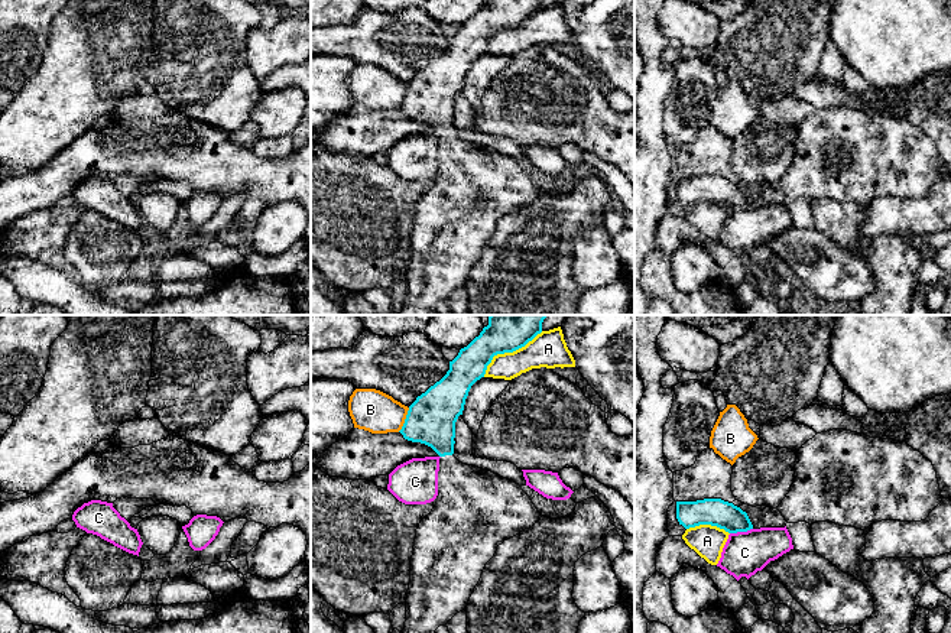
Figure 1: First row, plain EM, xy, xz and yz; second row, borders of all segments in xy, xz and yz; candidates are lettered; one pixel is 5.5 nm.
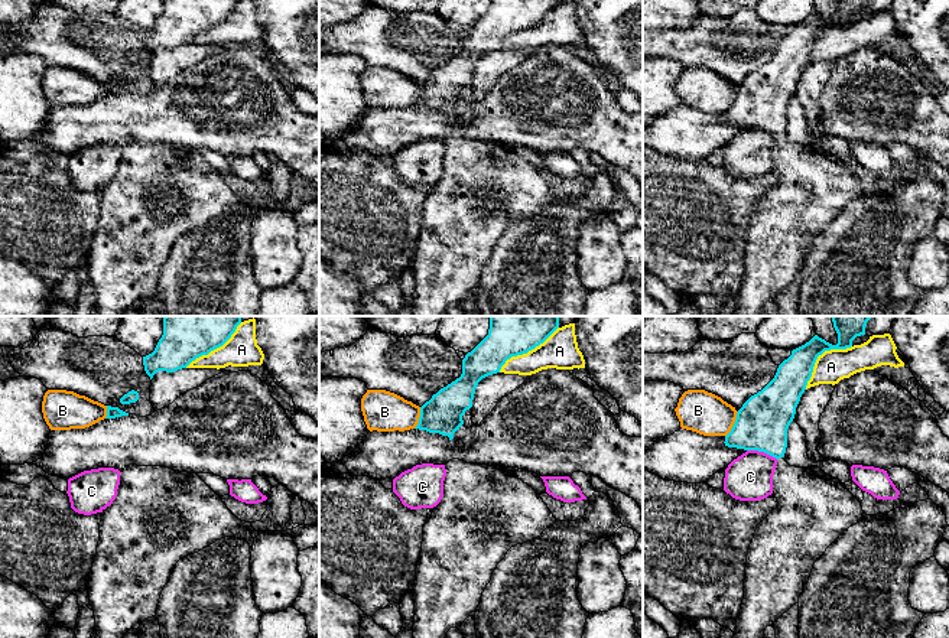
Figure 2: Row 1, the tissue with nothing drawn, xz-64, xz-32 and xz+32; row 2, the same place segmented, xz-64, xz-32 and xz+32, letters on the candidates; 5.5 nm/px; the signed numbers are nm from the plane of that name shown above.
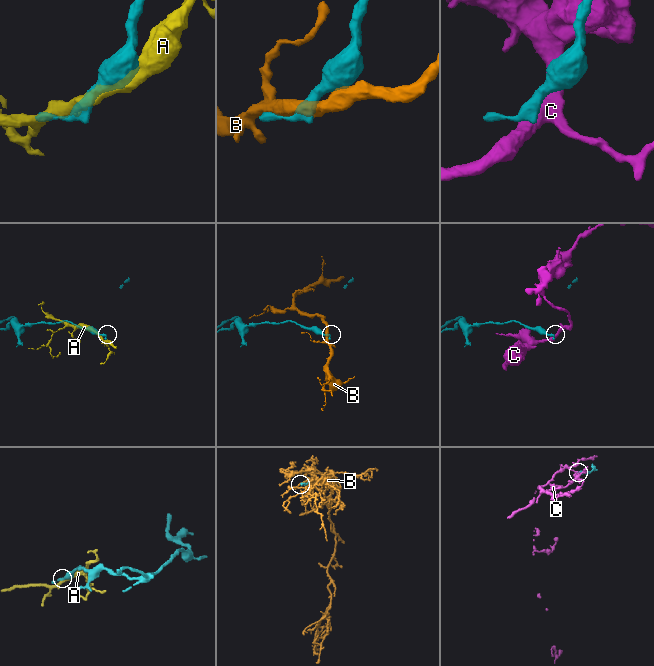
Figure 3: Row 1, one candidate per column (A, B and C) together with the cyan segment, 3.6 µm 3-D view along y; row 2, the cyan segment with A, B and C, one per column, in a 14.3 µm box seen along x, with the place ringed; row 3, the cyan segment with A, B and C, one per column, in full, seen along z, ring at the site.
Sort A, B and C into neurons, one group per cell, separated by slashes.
A / B / C

